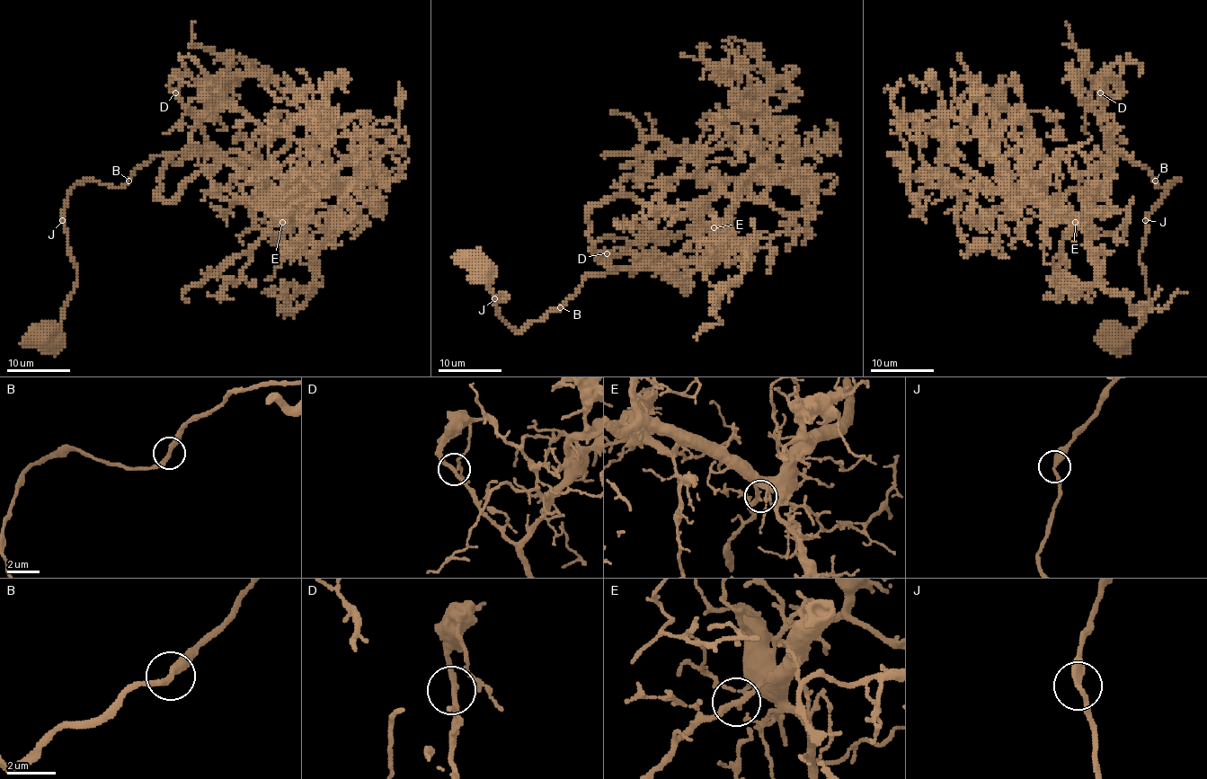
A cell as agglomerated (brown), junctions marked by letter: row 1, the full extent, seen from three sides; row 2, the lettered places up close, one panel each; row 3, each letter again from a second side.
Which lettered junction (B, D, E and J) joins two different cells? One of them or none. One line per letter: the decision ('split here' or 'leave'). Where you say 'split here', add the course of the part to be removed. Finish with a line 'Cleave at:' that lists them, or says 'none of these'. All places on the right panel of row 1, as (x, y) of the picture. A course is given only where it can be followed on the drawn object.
B: leave
D: leave
E: leave
J: leave
Cleave at: none of these

